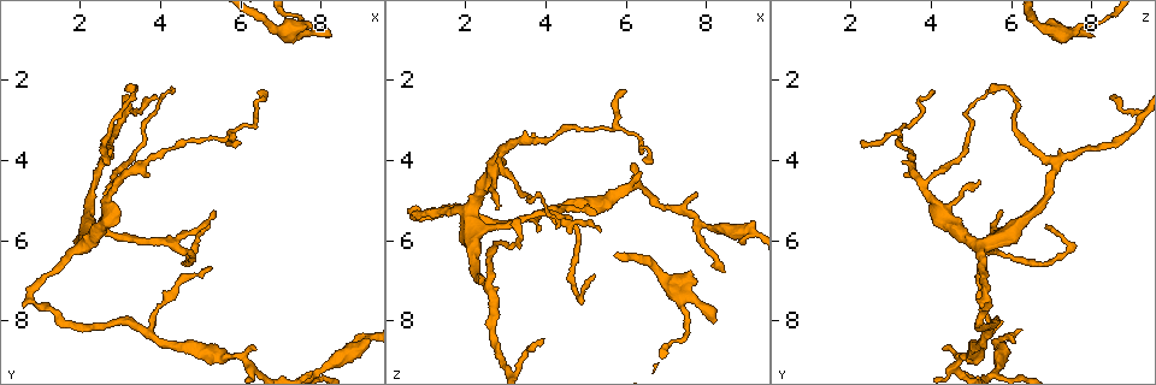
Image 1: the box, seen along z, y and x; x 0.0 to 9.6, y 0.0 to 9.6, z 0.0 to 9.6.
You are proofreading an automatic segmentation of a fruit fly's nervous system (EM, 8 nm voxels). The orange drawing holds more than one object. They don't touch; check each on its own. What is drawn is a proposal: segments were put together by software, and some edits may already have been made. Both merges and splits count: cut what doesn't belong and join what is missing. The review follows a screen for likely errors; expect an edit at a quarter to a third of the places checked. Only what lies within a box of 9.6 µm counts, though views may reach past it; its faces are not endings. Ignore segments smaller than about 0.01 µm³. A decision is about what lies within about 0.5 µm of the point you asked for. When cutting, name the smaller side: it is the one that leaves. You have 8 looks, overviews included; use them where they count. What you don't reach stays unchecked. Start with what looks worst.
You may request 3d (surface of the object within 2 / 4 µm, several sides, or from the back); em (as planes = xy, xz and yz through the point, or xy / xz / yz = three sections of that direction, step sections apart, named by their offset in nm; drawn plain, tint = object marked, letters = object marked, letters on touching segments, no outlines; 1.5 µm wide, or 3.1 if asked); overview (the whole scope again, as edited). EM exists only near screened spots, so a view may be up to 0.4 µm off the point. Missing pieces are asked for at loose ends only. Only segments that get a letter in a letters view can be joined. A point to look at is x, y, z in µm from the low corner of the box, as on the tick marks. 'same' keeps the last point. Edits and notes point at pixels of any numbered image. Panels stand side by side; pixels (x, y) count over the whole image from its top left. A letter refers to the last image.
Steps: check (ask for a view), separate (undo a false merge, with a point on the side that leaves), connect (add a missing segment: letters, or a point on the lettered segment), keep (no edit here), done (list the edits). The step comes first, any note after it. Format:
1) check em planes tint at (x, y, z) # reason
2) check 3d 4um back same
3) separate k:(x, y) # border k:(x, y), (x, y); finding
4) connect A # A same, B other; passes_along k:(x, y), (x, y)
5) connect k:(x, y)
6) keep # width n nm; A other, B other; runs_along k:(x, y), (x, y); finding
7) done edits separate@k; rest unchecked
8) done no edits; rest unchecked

check 3d 4um at (8.25, 0.90, 8.00) # free end

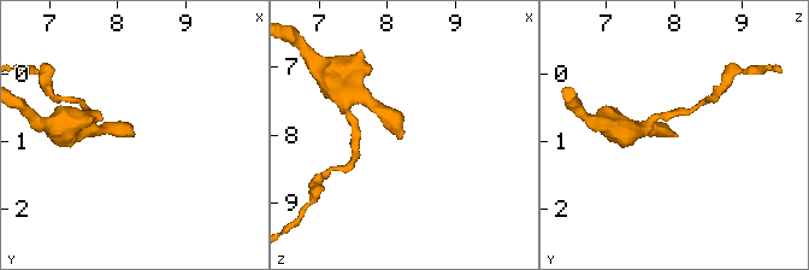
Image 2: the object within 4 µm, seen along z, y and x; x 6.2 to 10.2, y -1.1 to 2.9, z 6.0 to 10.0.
check em xy step 8 tint at (8.25, 0.85, 8.00)

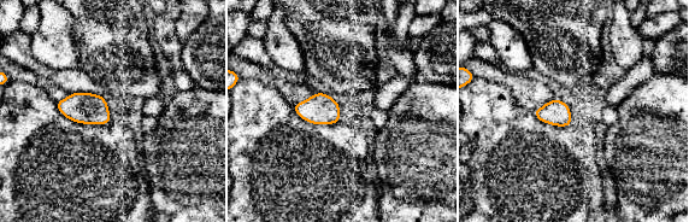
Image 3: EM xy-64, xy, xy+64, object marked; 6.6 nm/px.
check em planes letters same

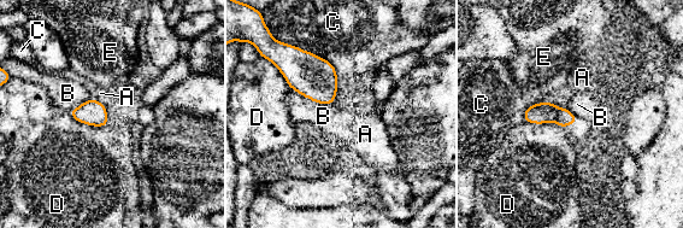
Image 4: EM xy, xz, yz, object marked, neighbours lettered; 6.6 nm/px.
keep # A other, B other, C other, D other, E other; border 4:(289, 86), (314, 101), (329, 105); none of them fits

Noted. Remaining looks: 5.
check 3d 2um at (5.30, 5.25, 5.70) # tapers out

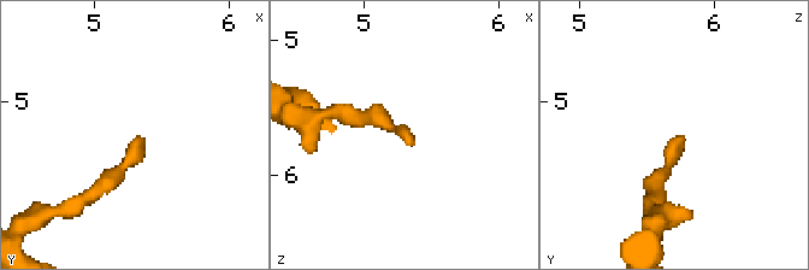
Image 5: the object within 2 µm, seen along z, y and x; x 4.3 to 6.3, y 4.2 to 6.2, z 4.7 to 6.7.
check em yz step 4 tint at (5.36, 5.26, 5.74) # now the EM

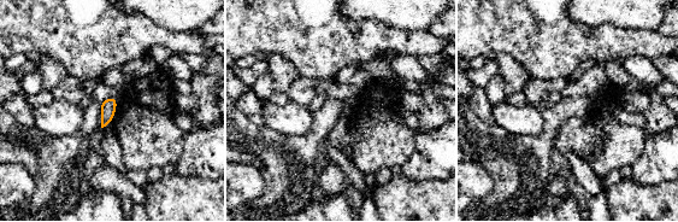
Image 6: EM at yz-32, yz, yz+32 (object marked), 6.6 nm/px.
check em planes letters same

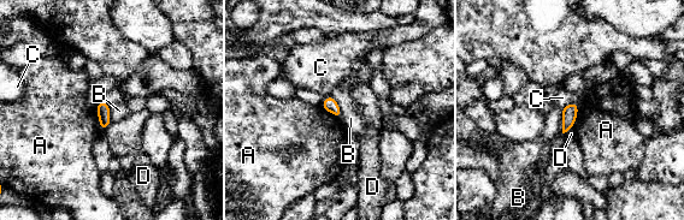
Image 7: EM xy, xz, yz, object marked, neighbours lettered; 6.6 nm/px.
keep # A other, B other, C other, D other; none of them fits

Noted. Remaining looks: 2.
check em planes letters at (3.90, 2.45, 8.40) # branch stops here

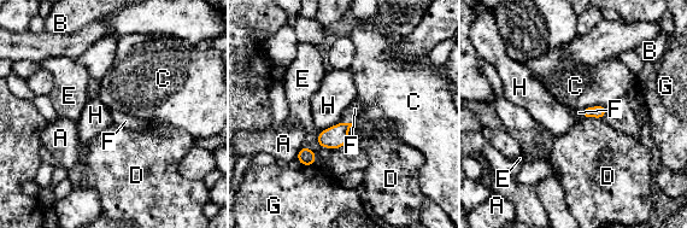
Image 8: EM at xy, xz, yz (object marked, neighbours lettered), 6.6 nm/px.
connect F # width 80 nm; A other, B other, C other, D other, E other, F same, G other, H other; passes_along 8:(335, 136), (347, 123), (354, 109); the neuron continues

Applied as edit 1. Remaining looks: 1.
done edits connect@8; rest unchecked

